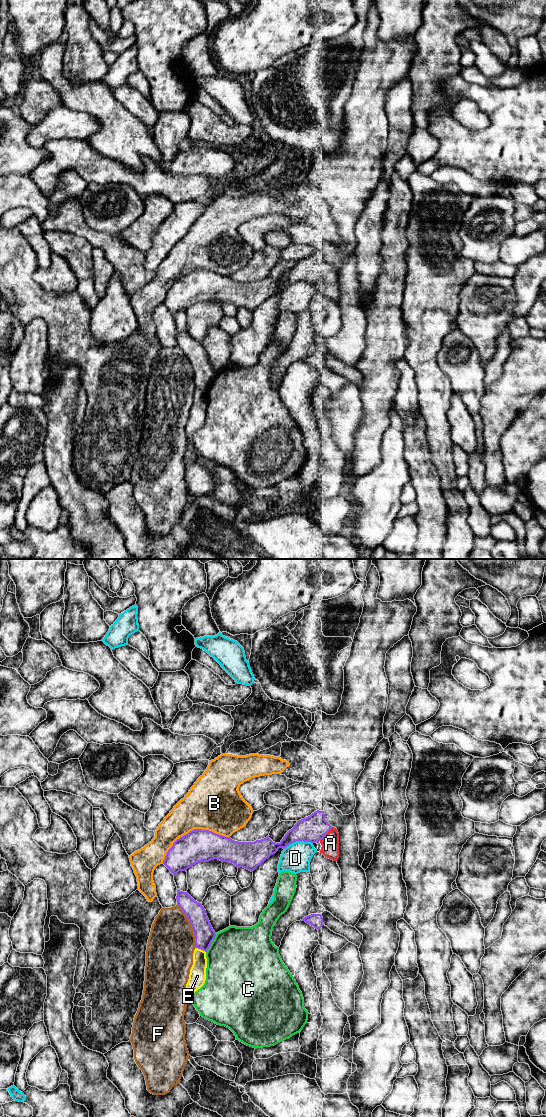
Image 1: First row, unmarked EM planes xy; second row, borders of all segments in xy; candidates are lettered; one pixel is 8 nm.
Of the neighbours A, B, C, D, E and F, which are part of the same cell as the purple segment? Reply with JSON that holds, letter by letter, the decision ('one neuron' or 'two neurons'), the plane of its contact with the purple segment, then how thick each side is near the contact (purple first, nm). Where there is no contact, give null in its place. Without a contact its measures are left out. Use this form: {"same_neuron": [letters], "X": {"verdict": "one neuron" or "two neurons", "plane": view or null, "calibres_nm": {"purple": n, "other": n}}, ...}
{"same_neuron": ["A"], "A": {"verdict": "one neuron", "plane": "xy", "calibres_nm": {"purple": 220, "other": 140}}, "B": {"verdict": "two neurons", "plane": "xy", "calibres_nm": {"purple": 260, "other": 400}}, "C": {"verdict": "two neurons", "plane": "xy", "calibres_nm": {"purple": 160, "other": 500}}, "D": {"verdict": "two neurons", "plane": "xy", "calibres_nm": {"purple": 220, "other": 240}}, "E": {"verdict": "two neurons", "plane": "xy", "calibres_nm": {"purple": 160, "other": 140}}, "F": {"verdict": "two neurons", "plane": "xy", "calibres_nm": {"purple": 160, "other": 380}}}

